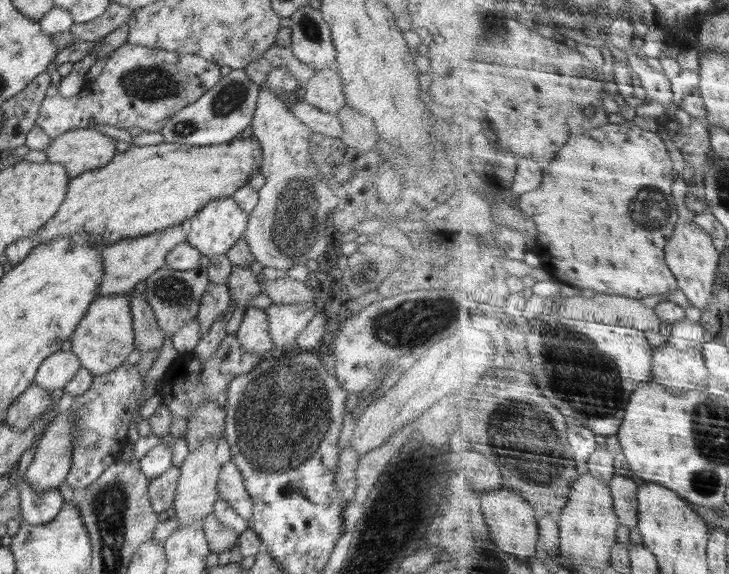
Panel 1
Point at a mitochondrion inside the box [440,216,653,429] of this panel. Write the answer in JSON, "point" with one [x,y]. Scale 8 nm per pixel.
{"point":[600,397]}

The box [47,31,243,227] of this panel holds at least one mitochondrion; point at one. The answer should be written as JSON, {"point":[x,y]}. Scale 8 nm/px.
{"point":[147,83]}

